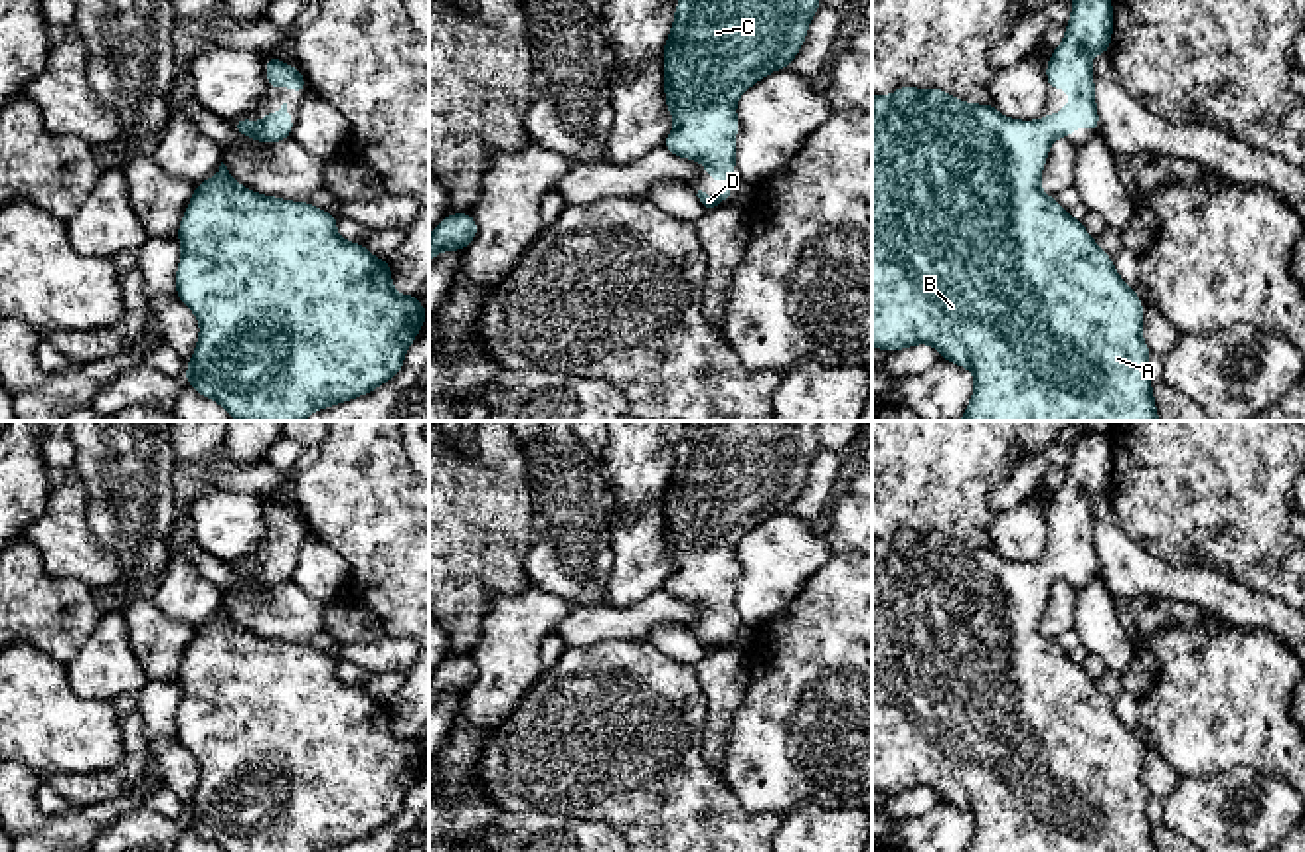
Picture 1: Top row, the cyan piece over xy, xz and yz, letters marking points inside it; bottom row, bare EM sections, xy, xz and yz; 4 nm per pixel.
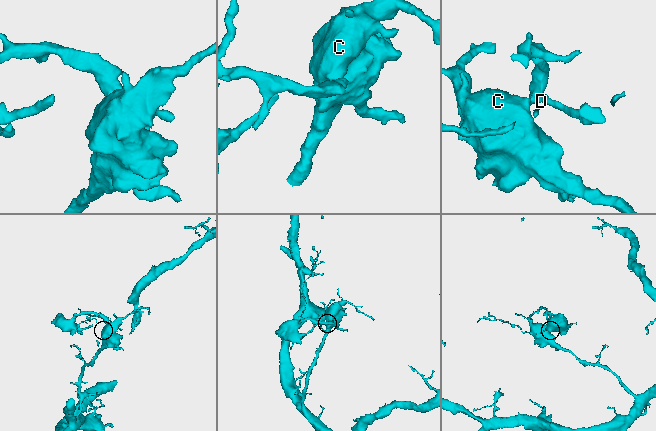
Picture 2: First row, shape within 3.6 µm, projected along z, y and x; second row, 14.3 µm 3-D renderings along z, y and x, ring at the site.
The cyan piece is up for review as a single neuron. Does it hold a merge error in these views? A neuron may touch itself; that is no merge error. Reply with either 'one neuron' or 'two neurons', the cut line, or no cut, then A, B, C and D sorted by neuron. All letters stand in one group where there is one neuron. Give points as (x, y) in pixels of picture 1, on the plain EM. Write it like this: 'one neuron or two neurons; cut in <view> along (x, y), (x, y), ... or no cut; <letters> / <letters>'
one neuron; no cut; A B C D

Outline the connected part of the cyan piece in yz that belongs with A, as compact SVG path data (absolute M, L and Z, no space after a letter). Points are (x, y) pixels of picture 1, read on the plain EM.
M1080 427L1072 437L1072 459L1064 482L1046 506L1048 534L1068 532L1072 544L1058 557L1048 555L1036 563L1008 561L989 546L969 548L937 530L902 528L888 540L872 536L872 789L898 795L917 787L933 787L941 805L949 803L973 814L975 832L967 852L1157 852L1147 816L1151 791L1141 781L1145 761L1139 737L1119 720L1113 700L1097 690L1097 682L1086 674L1082 664L1040 633L1040 617L1056 581L1072 579L1080 567L1086 567L1091 577L1099 575L1091 500L1095 496L1109 498L1111 476L1113 445L1109 433Z

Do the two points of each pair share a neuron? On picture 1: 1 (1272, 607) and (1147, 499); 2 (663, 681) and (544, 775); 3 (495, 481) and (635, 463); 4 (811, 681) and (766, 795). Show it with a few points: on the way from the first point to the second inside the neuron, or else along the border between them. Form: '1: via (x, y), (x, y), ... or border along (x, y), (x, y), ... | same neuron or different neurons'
1: border along (1213, 570), (1284, 603) | different neurons
2: via (633, 710), (609, 734), (574, 746) | same neuron
3: border along (596, 463), (611, 509) | different neurons
4: via (811, 708), (811, 722), (776, 758), (772, 767) | same neuron

